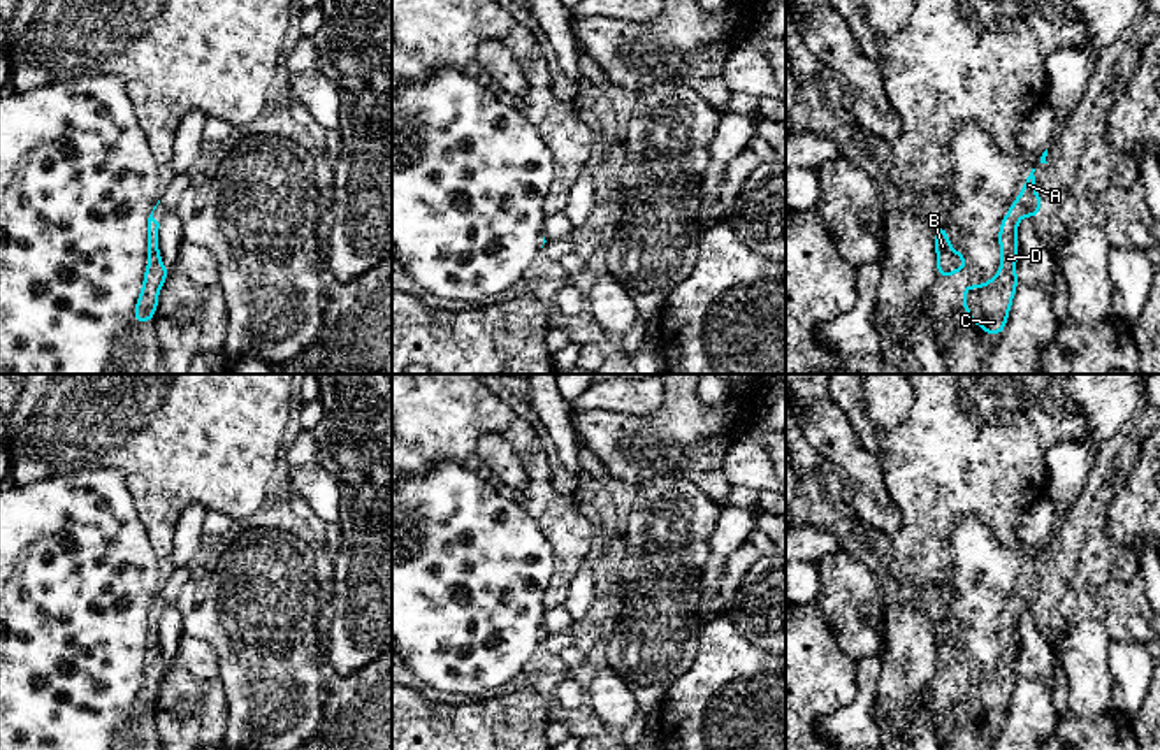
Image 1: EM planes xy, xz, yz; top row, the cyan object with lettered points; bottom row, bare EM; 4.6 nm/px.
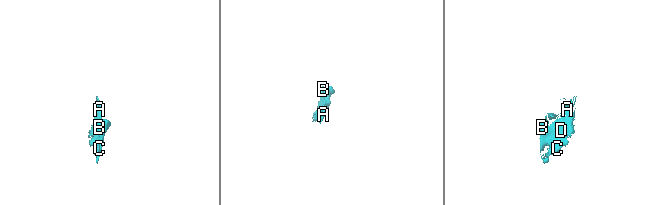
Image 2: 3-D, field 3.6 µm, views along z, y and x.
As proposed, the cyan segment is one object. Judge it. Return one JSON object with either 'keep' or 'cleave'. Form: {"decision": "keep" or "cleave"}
{"decision": "keep"}

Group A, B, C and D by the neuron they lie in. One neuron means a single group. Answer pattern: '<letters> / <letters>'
A B C D

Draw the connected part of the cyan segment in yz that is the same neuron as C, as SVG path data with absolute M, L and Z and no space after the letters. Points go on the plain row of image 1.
M1035 562L1023 576L1019 590L1011 597L1000 615L998 639L1002 643L997 669L979 680L968 676L961 683L963 704L970 715L982 720L986 729L1000 729L1009 715L1009 703L1019 676L1016 669L1018 655L1018 617L1023 609L1039 611L1042 590L1035 585Z

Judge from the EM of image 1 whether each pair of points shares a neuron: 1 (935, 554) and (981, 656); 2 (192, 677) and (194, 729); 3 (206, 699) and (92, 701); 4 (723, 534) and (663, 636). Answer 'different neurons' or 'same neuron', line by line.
1: different neurons
2: same neuron
3: different neurons
4: different neurons

